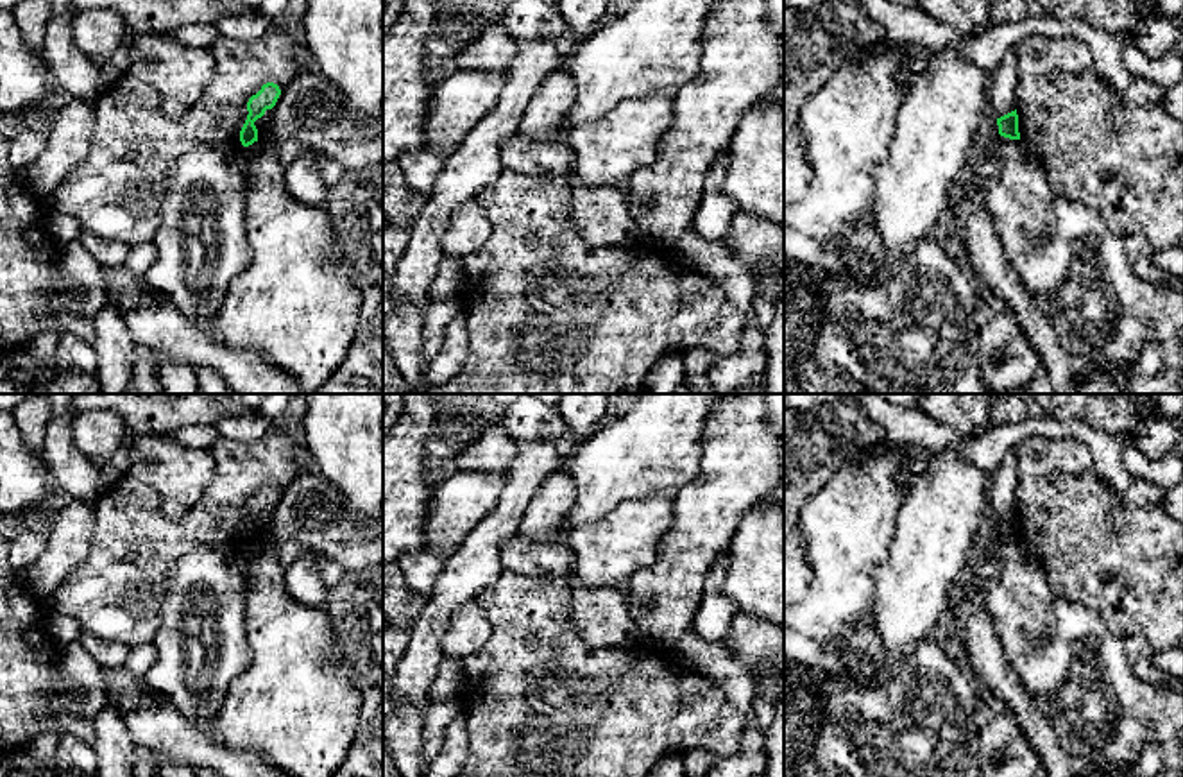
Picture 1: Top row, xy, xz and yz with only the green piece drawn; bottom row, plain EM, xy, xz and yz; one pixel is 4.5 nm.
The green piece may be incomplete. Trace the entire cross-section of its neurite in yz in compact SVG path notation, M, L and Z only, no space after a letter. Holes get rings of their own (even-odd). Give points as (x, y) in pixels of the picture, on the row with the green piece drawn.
M1017 109L997 118L999 134L1009 140L1020 140Z

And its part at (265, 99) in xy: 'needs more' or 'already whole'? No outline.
already whole

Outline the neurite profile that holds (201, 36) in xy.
M190 23L172 32L183 45L197 50L209 50L215 39L220 36L215 23Z

